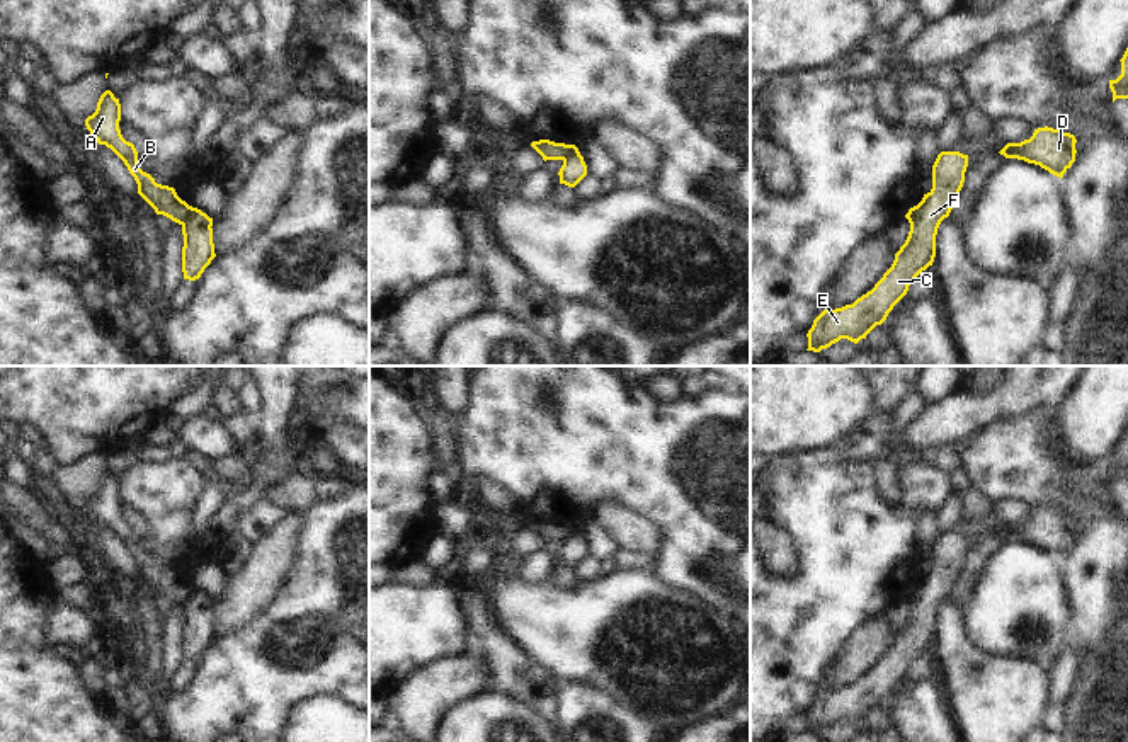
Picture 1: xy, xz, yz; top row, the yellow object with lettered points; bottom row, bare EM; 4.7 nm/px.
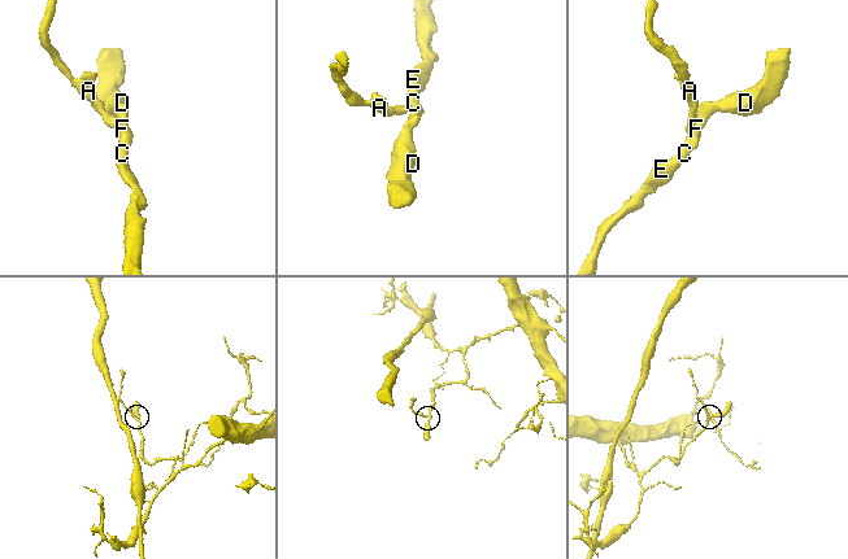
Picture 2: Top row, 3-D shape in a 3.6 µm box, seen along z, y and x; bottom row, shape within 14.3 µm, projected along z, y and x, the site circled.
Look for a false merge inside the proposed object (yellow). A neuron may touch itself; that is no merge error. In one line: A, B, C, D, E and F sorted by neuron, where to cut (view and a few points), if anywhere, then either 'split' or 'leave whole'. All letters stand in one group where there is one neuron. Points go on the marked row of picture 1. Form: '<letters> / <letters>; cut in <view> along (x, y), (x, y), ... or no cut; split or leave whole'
A B / C D E F; cut in xy along (189, 206), (181, 223); split

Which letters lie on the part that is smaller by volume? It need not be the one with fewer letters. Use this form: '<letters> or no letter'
A, B.

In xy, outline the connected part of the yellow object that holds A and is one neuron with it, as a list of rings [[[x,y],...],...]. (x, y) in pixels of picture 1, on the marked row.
[[[105,90],[97,102],[95,112],[85,119],[85,126],[99,145],[105,145],[124,162],[138,184],[138,194],[155,213],[182,225],[189,213],[189,204],[177,196],[174,187],[157,184],[150,174],[140,168],[138,151],[133,143],[122,138],[119,121],[119,99],[111,90]]]

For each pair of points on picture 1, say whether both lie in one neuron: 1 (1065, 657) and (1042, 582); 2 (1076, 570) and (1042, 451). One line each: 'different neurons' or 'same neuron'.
1: different neurons
2: same neuron

